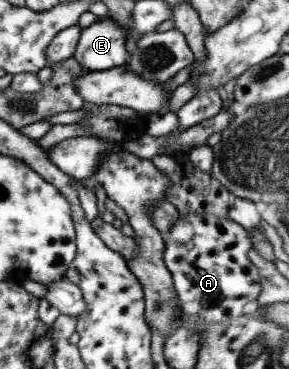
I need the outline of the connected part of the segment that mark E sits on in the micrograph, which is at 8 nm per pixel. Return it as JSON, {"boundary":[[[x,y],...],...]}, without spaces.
{"boundary":[[[110,18],[94,22],[82,29],[73,55],[75,60],[90,71],[104,71],[127,63],[127,35],[121,23]]]}

